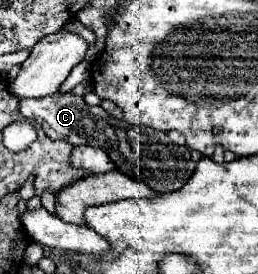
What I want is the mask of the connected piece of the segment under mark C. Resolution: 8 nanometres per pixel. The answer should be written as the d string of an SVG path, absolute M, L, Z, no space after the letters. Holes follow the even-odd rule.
M52 94L36 100L20 100L20 112L28 120L38 122L52 140L66 140L72 146L88 144L104 148L104 152L108 152L110 160L116 164L118 172L142 184L148 184L148 188L158 194L182 188L196 168L196 162L192 162L188 148L170 142L166 132L154 128L148 130L144 126L132 126L126 120L118 120L112 114L104 112L100 106L90 108L88 112L88 104L84 102L84 98L74 94ZM104 118L106 122L102 122Z

